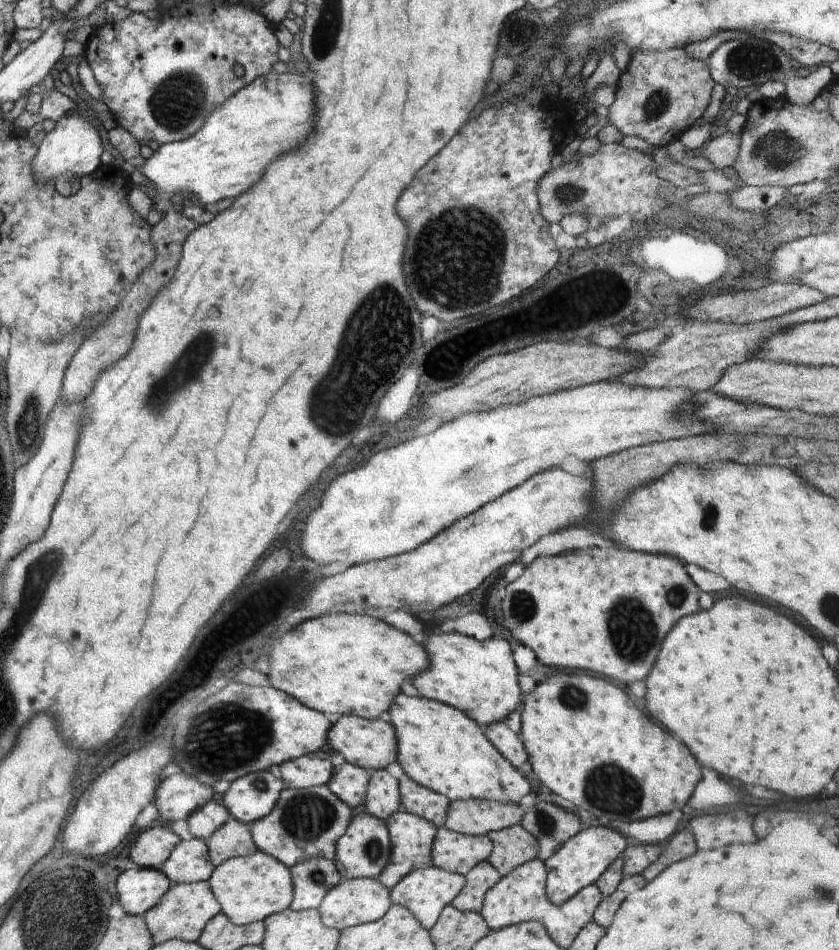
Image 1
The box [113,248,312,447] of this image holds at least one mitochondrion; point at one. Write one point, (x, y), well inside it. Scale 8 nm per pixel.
(166, 391)

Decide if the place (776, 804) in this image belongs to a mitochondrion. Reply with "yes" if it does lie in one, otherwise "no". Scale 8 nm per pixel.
no

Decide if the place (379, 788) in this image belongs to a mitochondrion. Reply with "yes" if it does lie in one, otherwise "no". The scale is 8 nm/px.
no

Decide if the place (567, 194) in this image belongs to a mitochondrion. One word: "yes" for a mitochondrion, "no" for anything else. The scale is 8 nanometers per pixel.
yes

